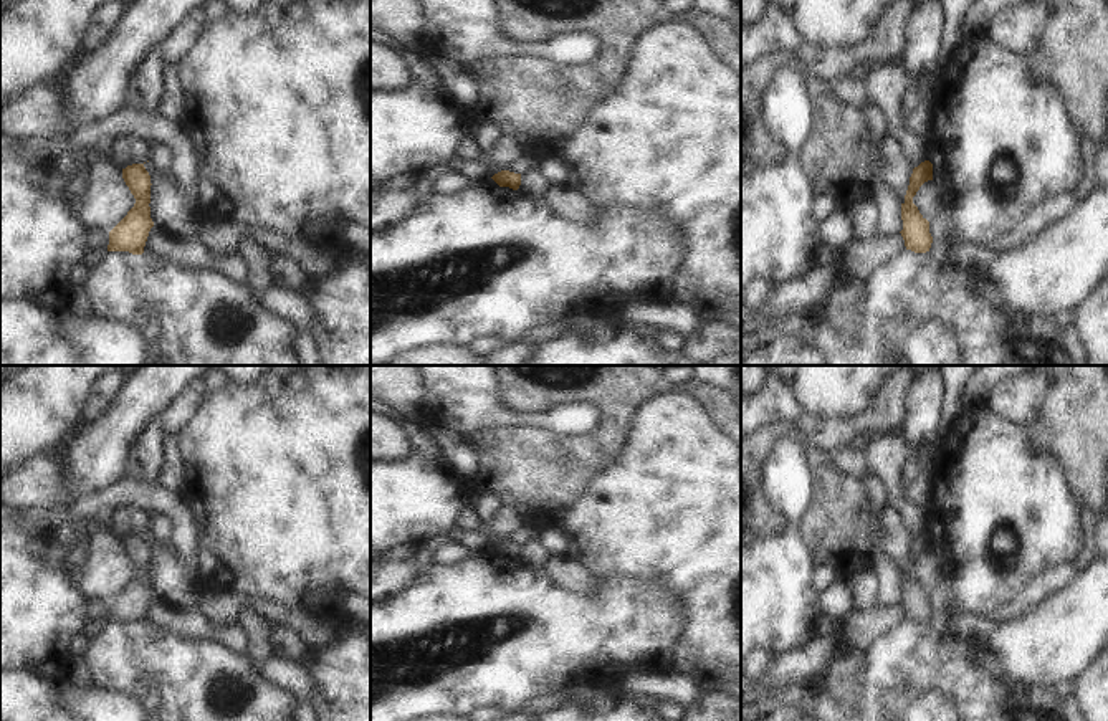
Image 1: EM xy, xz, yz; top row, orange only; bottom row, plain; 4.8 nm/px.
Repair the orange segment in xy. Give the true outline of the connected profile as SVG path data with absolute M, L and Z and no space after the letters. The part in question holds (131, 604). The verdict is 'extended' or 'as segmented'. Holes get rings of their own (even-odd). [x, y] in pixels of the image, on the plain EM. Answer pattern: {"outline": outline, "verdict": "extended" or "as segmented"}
{"outline": "M144 534L122 539L122 549L136 569L127 585L109 602L107 622L142 625L154 592L150 589L150 546Z", "verdict": "as segmented"}

